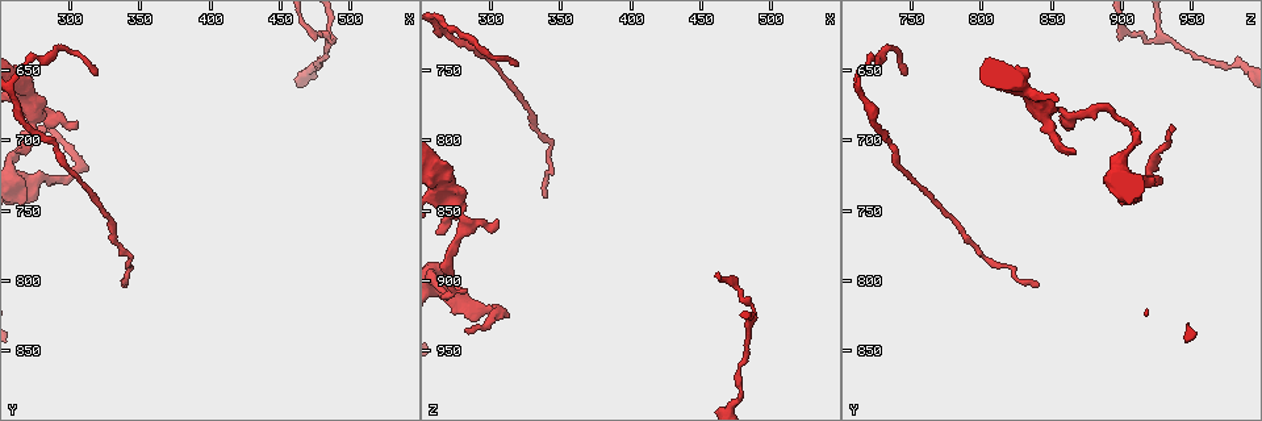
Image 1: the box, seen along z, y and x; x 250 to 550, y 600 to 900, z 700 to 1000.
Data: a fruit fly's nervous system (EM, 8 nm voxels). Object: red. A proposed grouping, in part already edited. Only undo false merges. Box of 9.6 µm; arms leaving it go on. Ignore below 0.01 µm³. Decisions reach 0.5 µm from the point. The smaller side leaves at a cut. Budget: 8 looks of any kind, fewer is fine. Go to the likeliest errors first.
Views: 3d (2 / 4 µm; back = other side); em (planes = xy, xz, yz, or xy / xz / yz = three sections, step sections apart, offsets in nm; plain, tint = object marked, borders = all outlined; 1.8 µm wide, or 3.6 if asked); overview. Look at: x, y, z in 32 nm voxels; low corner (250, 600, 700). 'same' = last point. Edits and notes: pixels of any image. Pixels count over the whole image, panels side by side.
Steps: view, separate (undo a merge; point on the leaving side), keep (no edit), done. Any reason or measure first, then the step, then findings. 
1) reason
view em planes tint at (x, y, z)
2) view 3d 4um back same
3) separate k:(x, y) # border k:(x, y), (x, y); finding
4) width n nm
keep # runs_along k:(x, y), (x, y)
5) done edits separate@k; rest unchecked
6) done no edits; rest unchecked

four-way junction
view 3d 4um back at (276, 680, 842)

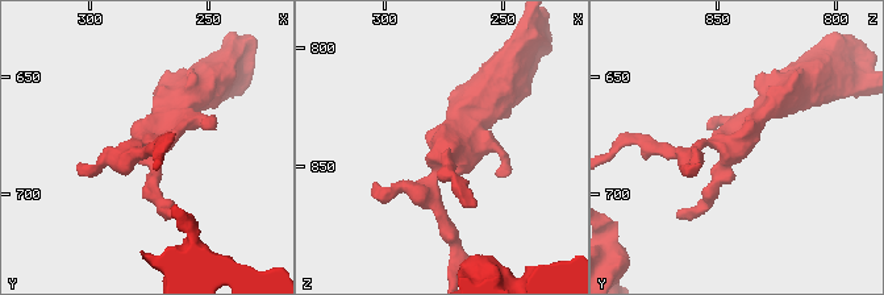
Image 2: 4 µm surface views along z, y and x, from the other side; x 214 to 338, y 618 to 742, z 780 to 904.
arms 4; need the tissue
view em planes tint at (275, 678, 841)

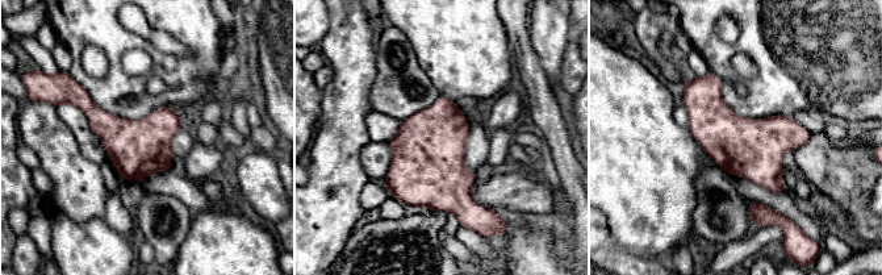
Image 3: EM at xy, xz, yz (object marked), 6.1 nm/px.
keep # all the same neuron

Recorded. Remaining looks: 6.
thick turns thin
view em planes tint at (476, 646, 986)

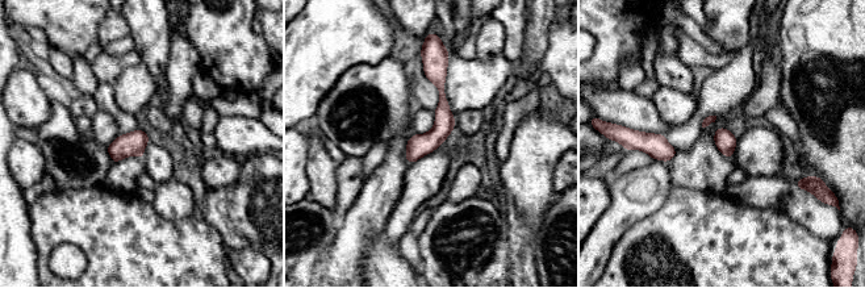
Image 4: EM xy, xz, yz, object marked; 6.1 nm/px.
width 130 nm
keep # one neuron here

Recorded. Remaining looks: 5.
a fork
view em 3.6um planes tint at (484, 628, 932)

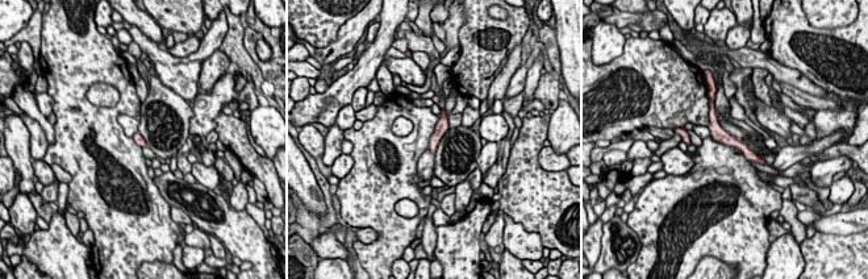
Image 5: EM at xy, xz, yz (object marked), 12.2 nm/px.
width 120 nm
keep # one neuron here

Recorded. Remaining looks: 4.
done no edits; rest unchecked

